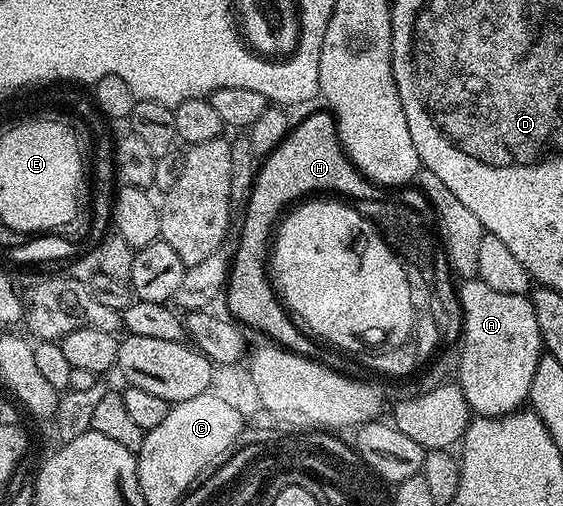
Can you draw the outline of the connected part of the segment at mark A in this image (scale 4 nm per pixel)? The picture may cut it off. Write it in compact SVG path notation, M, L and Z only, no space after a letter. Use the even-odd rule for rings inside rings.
M467 279L460 285L463 286L458 286L457 292L463 308L463 349L459 353L457 383L463 388L472 414L480 417L503 417L507 413L514 413L522 406L519 404L527 401L537 363L545 353L541 327L537 327L537 311L533 311L530 296L505 295L502 291L493 291L493 287L478 279Z

